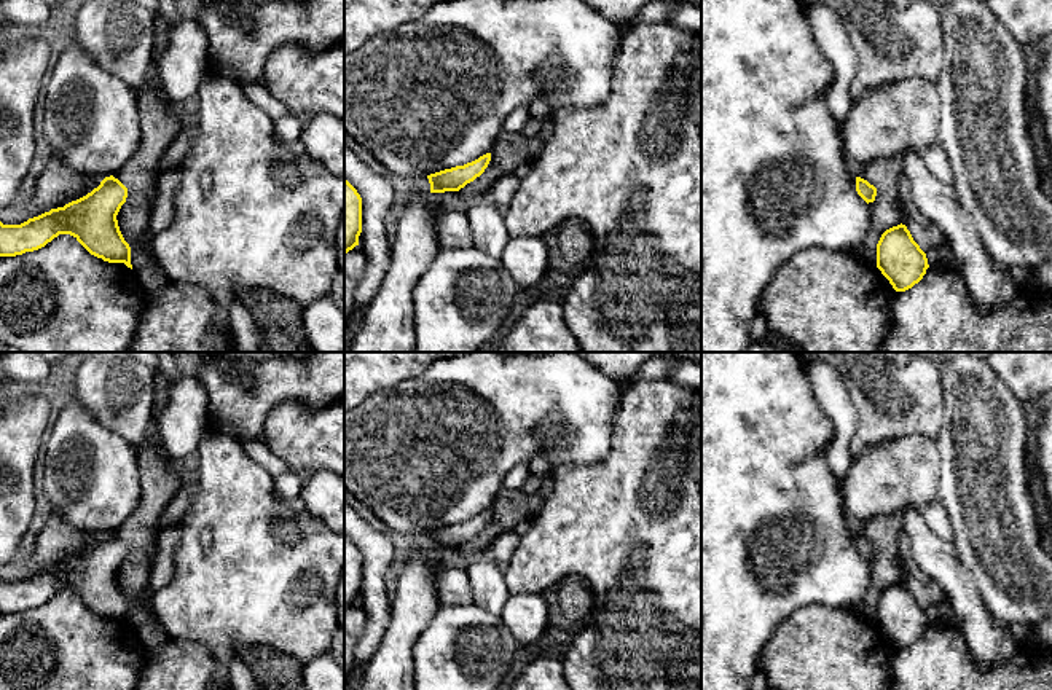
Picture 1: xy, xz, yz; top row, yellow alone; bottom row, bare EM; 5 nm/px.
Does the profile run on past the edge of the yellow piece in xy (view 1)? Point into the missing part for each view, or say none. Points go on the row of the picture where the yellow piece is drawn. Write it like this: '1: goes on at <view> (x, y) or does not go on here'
1: does not go on here

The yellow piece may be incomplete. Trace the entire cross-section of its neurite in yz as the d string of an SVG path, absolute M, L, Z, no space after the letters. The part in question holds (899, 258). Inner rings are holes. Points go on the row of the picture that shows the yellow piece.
M901 223L881 234L877 244L877 268L896 292L905 292L923 279L929 265L926 253Z

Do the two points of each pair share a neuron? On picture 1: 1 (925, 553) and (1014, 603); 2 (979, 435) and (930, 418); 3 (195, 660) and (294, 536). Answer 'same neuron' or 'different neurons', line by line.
1: different neurons
2: different neurons
3: different neurons

